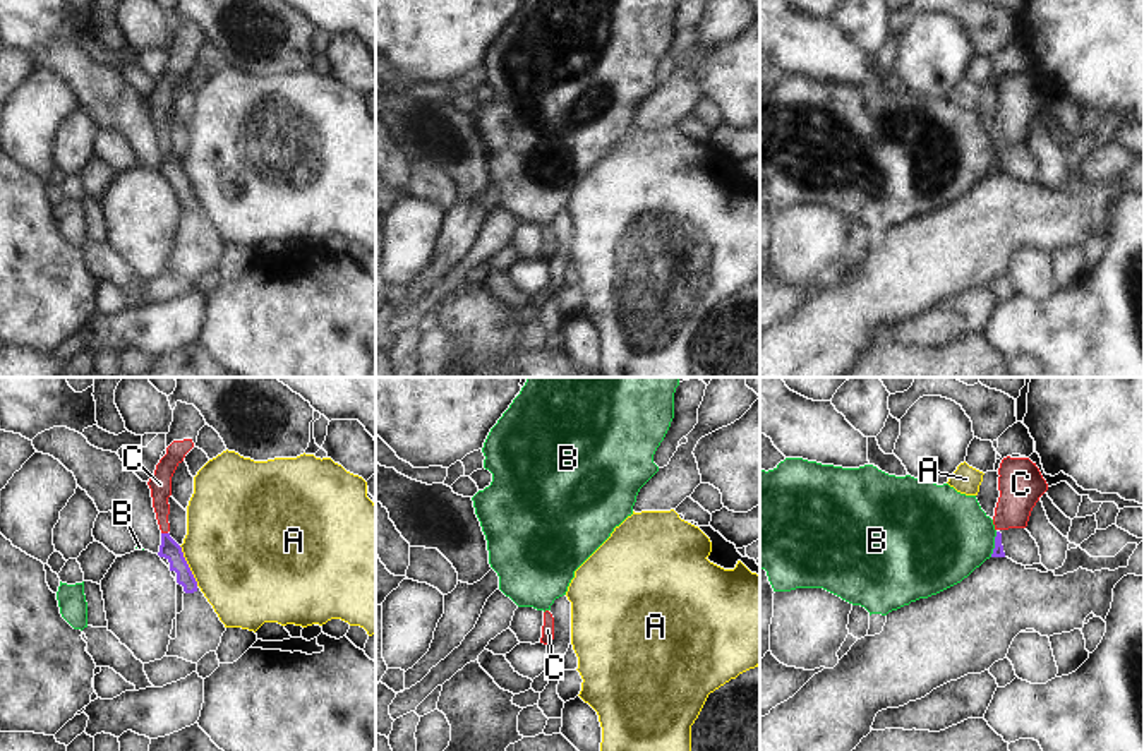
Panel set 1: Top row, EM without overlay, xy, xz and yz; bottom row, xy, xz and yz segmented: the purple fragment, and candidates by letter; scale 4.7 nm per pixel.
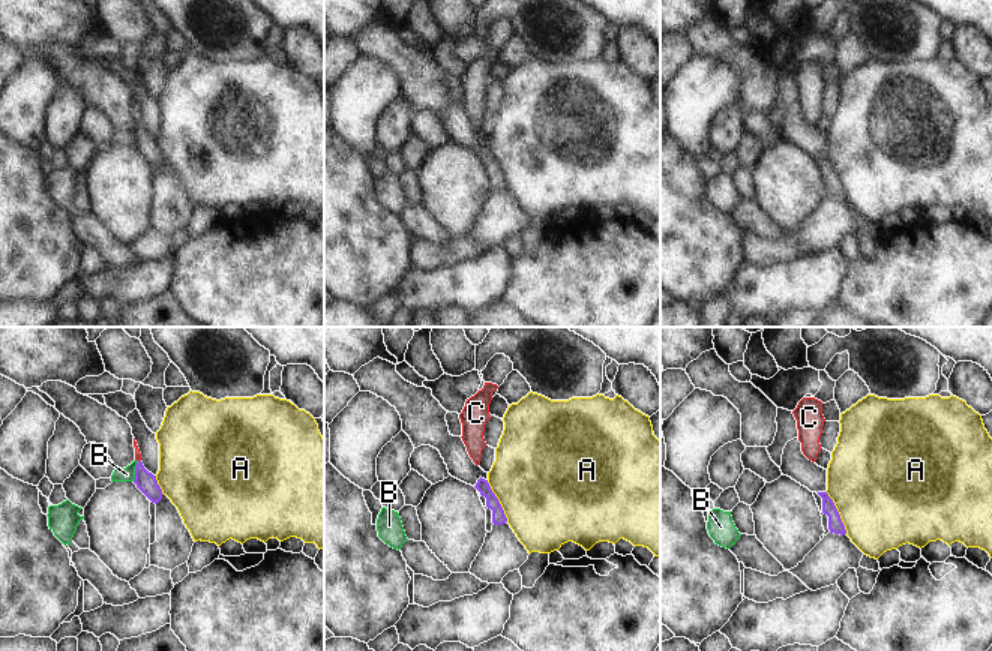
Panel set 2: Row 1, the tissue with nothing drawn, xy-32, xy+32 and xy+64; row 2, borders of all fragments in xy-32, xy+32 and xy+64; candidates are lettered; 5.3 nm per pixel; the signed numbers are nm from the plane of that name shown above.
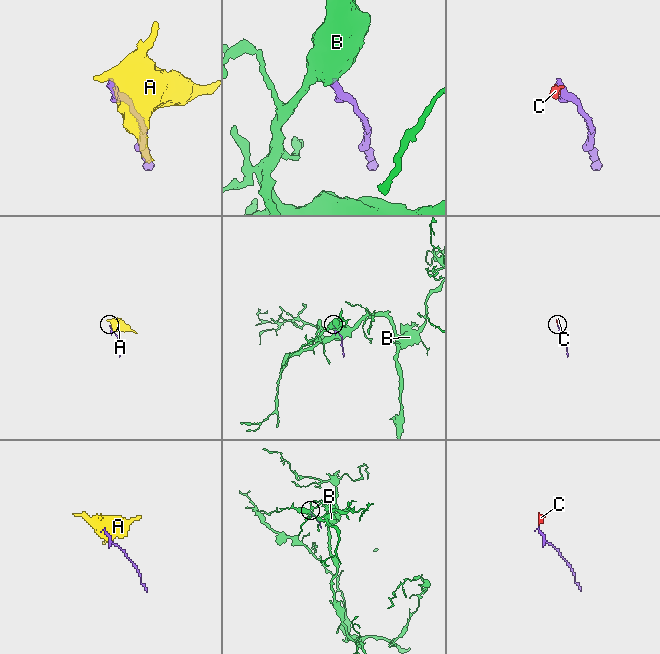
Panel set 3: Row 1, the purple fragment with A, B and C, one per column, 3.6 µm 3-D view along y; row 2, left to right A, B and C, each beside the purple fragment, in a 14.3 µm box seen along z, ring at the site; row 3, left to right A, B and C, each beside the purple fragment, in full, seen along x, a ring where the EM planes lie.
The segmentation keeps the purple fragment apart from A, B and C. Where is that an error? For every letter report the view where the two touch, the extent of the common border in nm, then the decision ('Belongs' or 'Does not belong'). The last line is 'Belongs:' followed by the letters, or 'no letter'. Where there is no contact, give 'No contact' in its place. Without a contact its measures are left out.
A: Touches purple in xy. Shared border 220 nm. Does not belong
B: Touches purple in yz. Shared border 120 nm. Does not belong
C: Touches purple in xy. Shared border 30 nm. Belongs
Belongs: C

